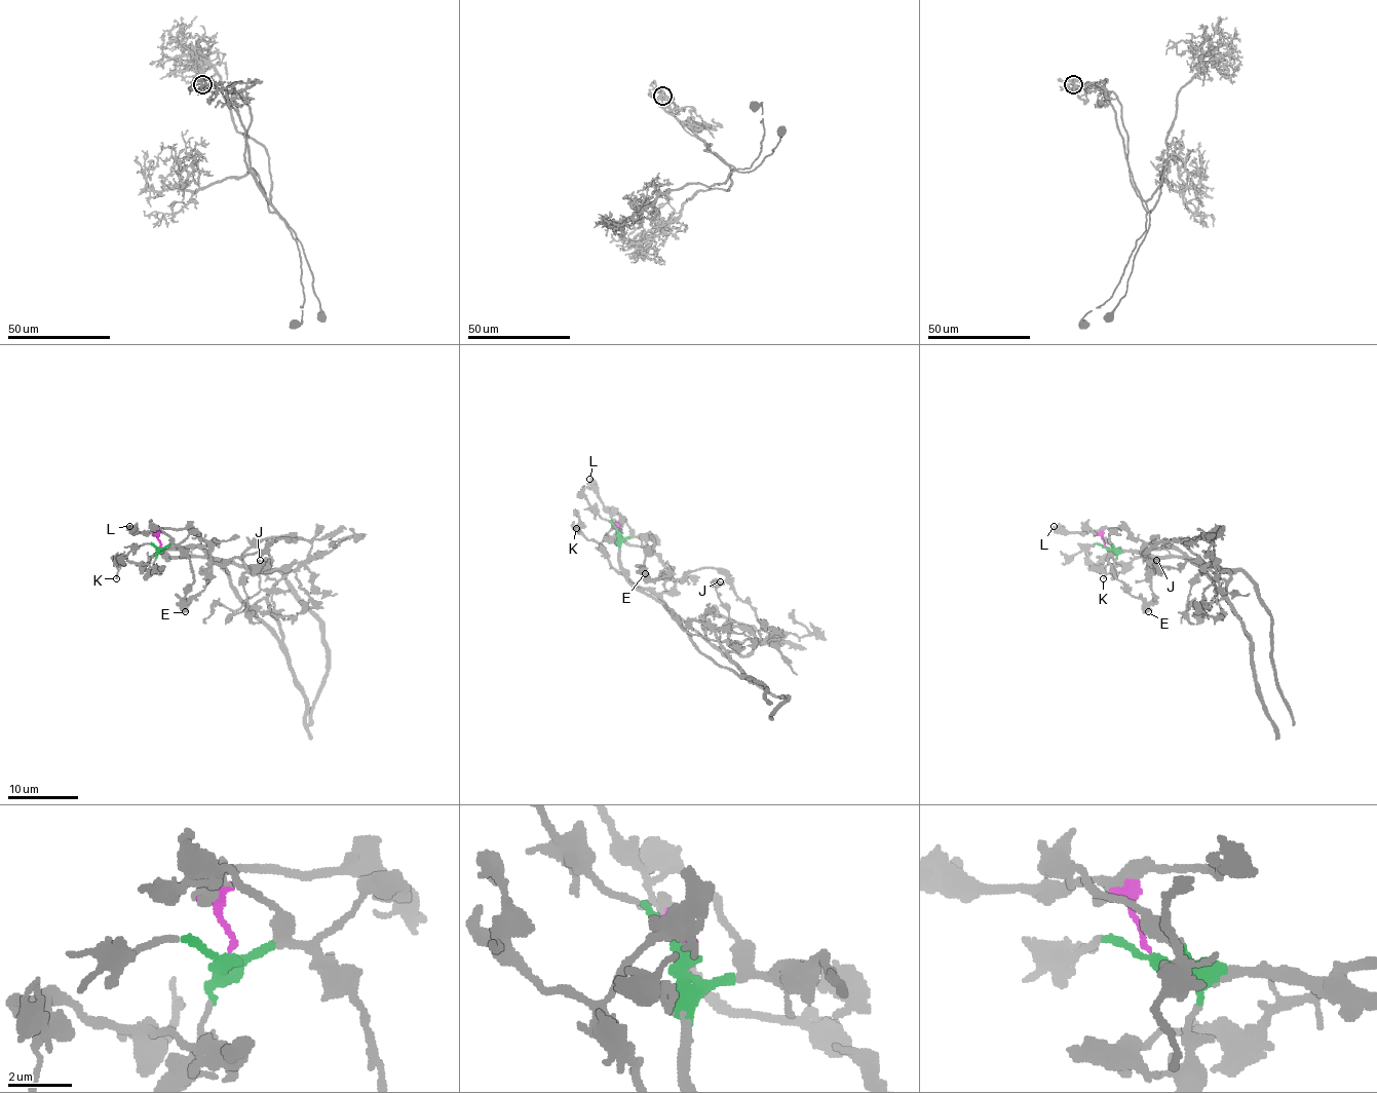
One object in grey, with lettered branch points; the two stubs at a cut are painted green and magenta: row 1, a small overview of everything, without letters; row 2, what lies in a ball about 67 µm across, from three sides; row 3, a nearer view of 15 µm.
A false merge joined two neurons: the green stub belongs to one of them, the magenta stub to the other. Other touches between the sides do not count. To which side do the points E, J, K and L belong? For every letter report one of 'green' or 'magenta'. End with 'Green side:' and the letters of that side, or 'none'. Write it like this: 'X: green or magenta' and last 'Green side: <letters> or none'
E: green
J: magenta
K: magenta
L: magenta
Green side: E

